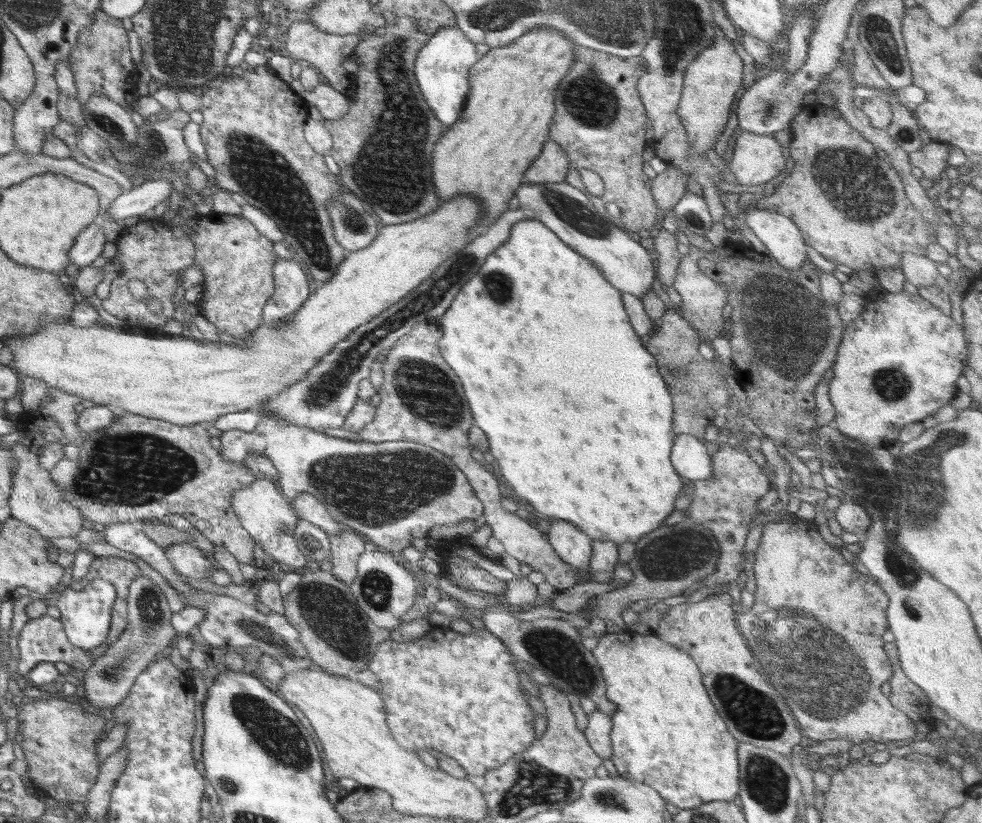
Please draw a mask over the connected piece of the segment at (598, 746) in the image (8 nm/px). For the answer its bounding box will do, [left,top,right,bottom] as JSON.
[583,710,612,761]

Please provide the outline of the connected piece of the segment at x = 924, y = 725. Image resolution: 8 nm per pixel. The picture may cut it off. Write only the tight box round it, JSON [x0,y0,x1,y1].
[883,642,938,742]

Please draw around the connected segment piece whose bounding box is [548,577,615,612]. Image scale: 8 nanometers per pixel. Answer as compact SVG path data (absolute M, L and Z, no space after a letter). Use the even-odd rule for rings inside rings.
M587 577L585 581L579 582L572 588L558 592L552 605L548 604L548 606L562 612L578 611L593 596L610 592L613 588L615 588L615 584L612 581L599 583Z

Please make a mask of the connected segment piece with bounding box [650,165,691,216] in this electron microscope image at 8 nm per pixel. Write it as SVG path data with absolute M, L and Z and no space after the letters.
M668 165L665 172L658 173L657 177L651 180L650 190L662 216L666 216L667 212L673 210L673 206L687 191L686 185L690 177L689 172L680 171L679 168Z

